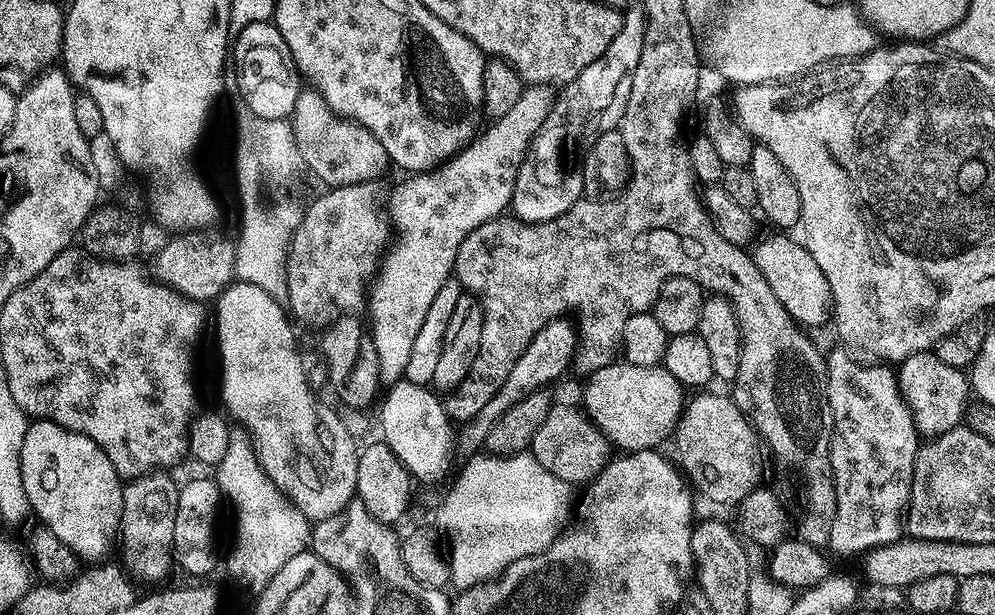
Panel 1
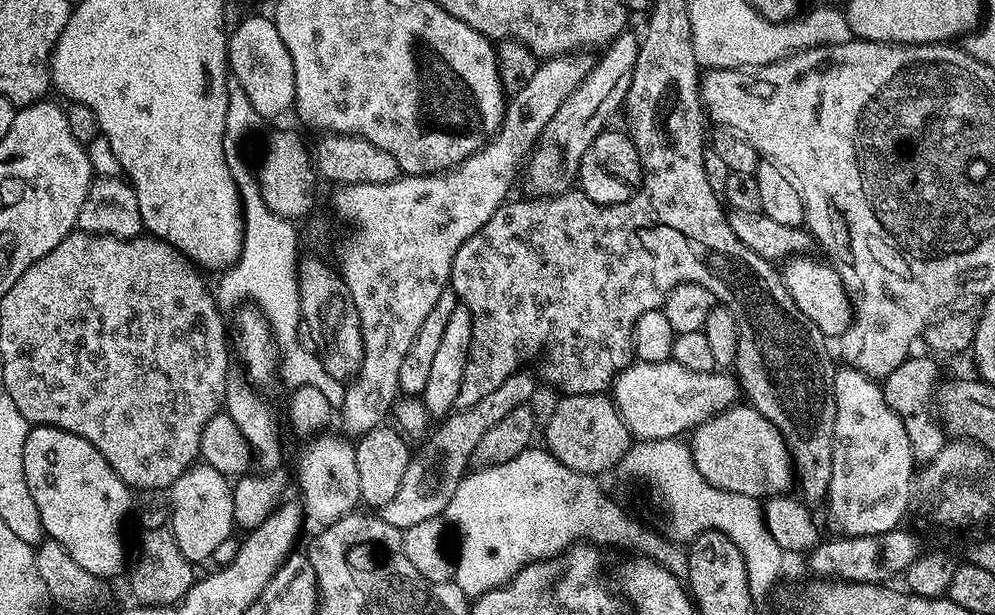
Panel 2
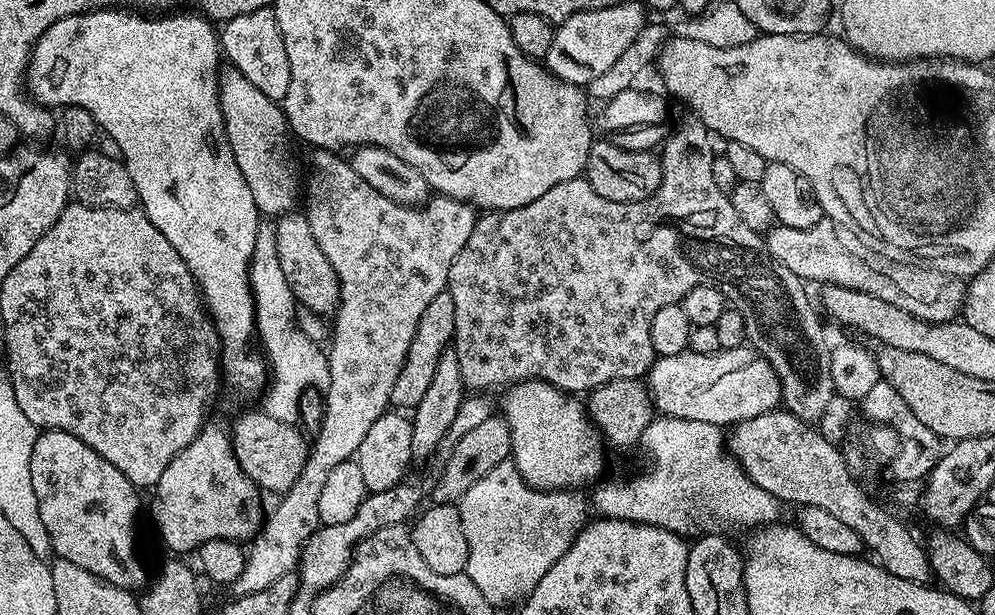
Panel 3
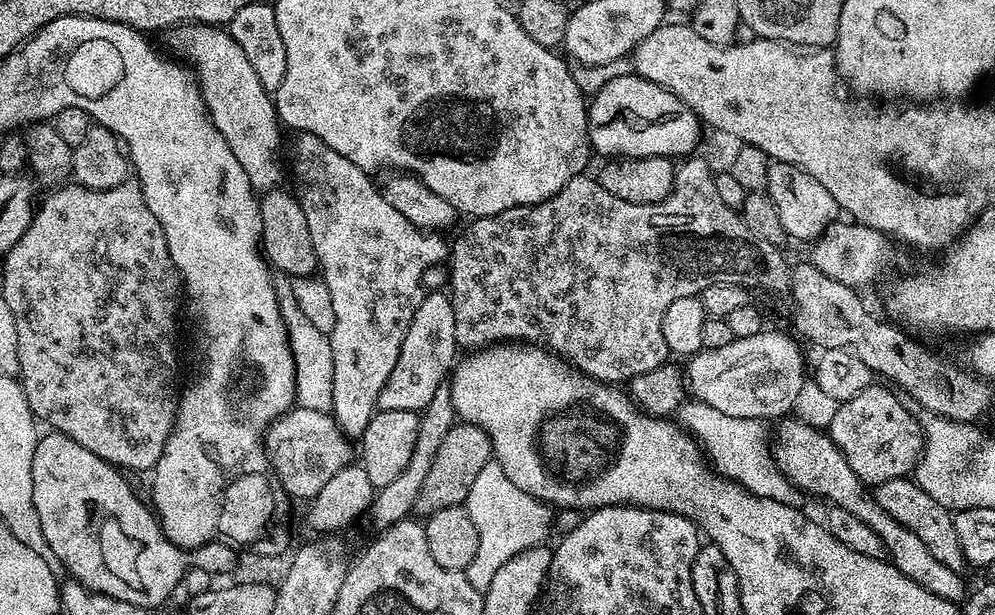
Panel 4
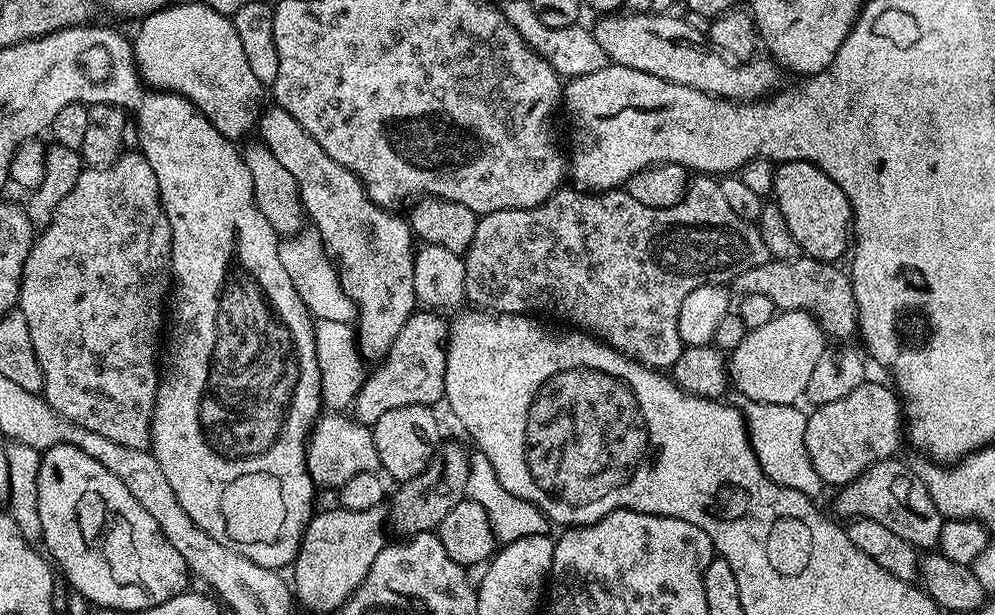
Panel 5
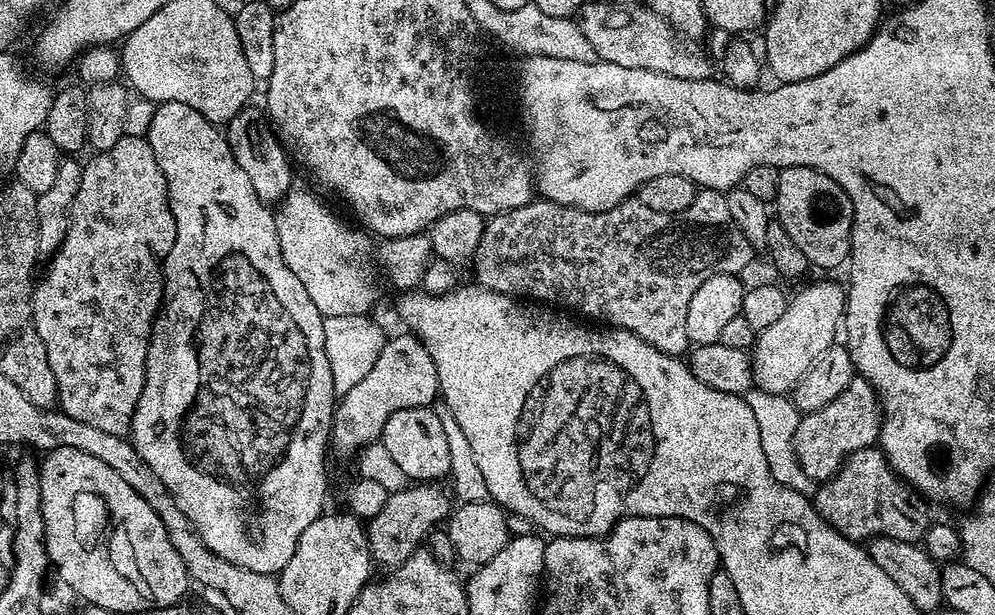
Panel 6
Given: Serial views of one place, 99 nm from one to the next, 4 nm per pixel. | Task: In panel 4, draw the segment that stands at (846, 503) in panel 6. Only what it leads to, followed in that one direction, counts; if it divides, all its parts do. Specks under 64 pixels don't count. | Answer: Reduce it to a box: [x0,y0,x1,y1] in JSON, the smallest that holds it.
[874,476,965,573]

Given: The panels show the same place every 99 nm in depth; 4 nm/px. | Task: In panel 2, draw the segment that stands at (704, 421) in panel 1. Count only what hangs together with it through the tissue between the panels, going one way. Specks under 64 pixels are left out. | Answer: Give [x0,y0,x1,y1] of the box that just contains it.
[690,406,794,498]

